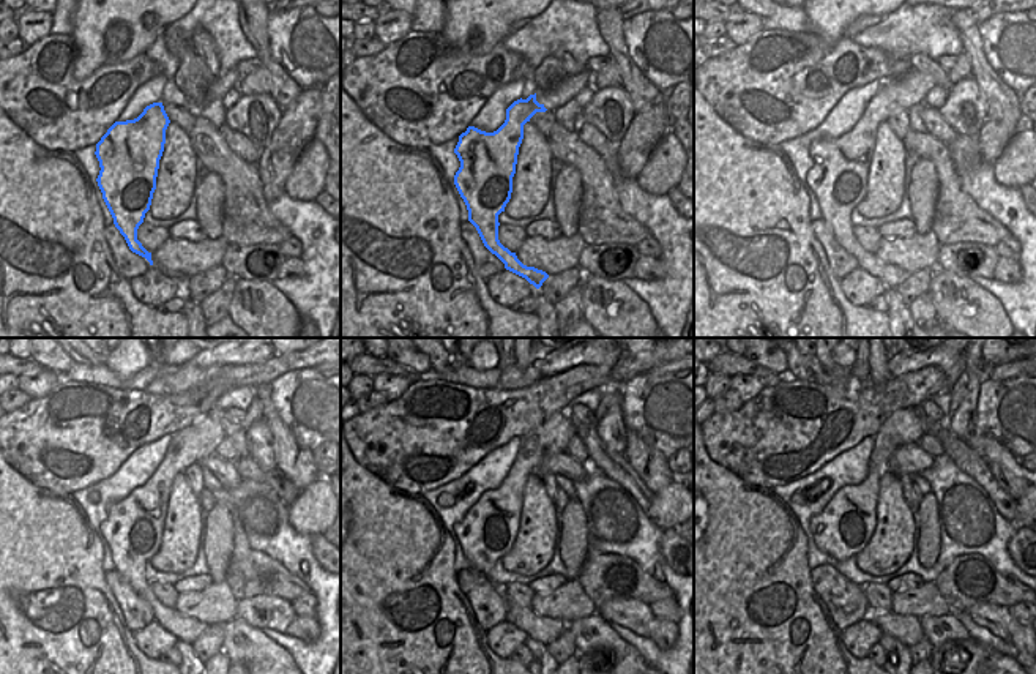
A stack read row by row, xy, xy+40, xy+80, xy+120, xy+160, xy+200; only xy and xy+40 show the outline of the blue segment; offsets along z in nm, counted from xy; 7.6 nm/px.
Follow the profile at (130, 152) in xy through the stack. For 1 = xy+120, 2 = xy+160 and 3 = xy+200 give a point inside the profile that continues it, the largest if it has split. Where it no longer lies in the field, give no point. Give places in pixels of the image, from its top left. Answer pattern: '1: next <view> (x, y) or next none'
1: next xy+120 (134, 526)
2: next xy+160 (488, 531)
3: next xy+200 (844, 527)

